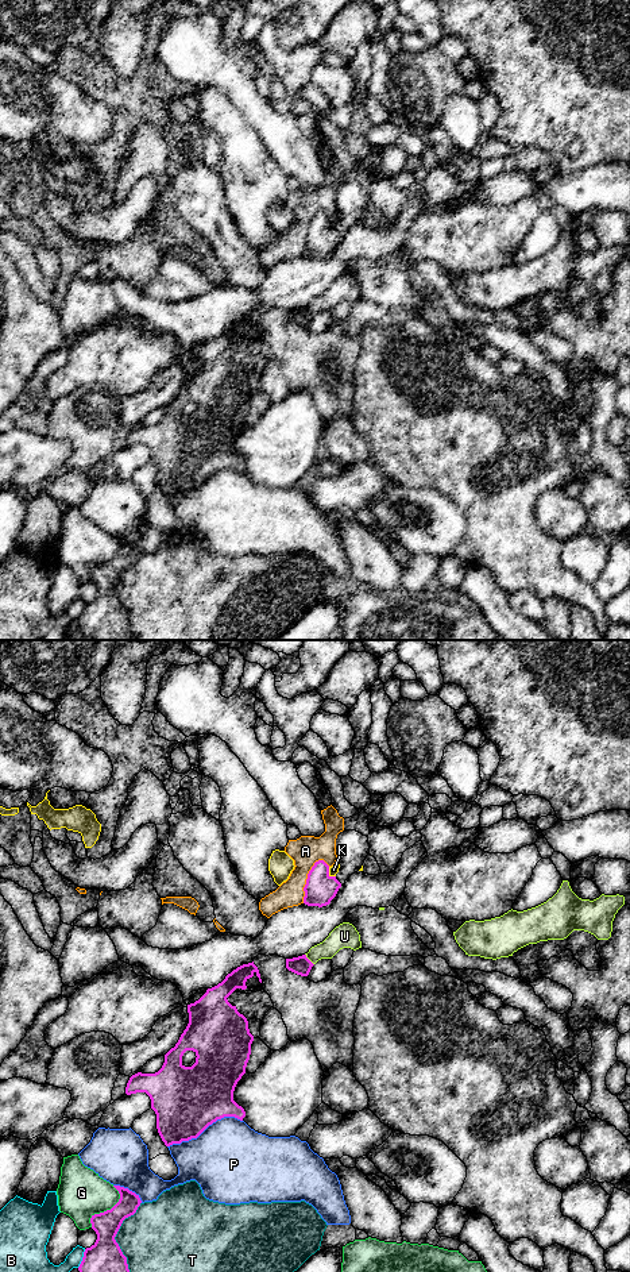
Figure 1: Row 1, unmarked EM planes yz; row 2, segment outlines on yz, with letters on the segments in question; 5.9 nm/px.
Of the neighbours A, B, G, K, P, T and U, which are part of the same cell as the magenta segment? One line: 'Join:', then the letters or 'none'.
Join: A

